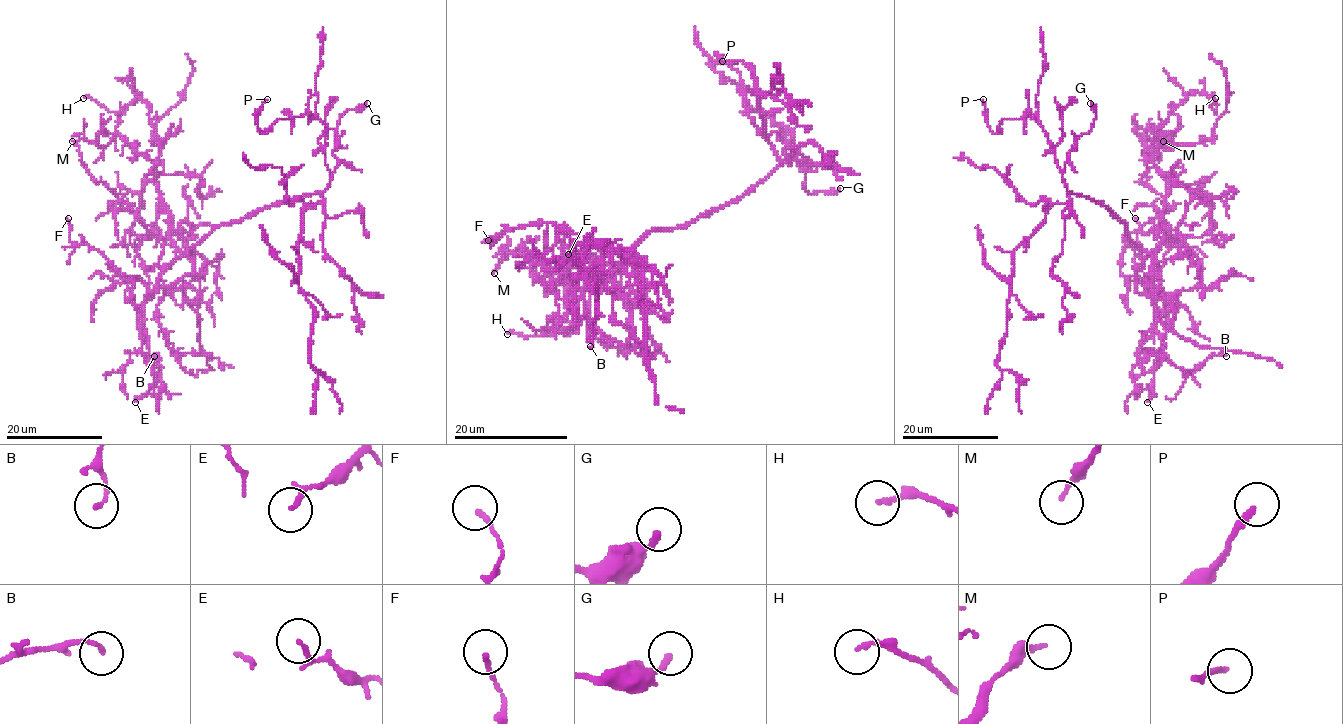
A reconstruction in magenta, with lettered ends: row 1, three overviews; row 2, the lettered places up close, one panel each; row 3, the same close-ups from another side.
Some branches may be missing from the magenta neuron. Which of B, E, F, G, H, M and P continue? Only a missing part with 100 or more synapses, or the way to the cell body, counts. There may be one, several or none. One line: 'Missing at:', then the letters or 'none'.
Missing at: none

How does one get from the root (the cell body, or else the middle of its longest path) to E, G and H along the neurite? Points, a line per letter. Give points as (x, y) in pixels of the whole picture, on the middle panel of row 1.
E: (698, 219), (653, 229), (633, 258), (593, 241), (579, 275), (575, 246), (589, 237), (582, 261), (568, 254)
G: (698, 219), (735, 203), (797, 155), (806, 158), (800, 163), (809, 193), (836, 192), (840, 188)
H: (698, 219), (653, 229), (609, 274), (592, 277), (593, 263), (566, 328), (507, 334)

